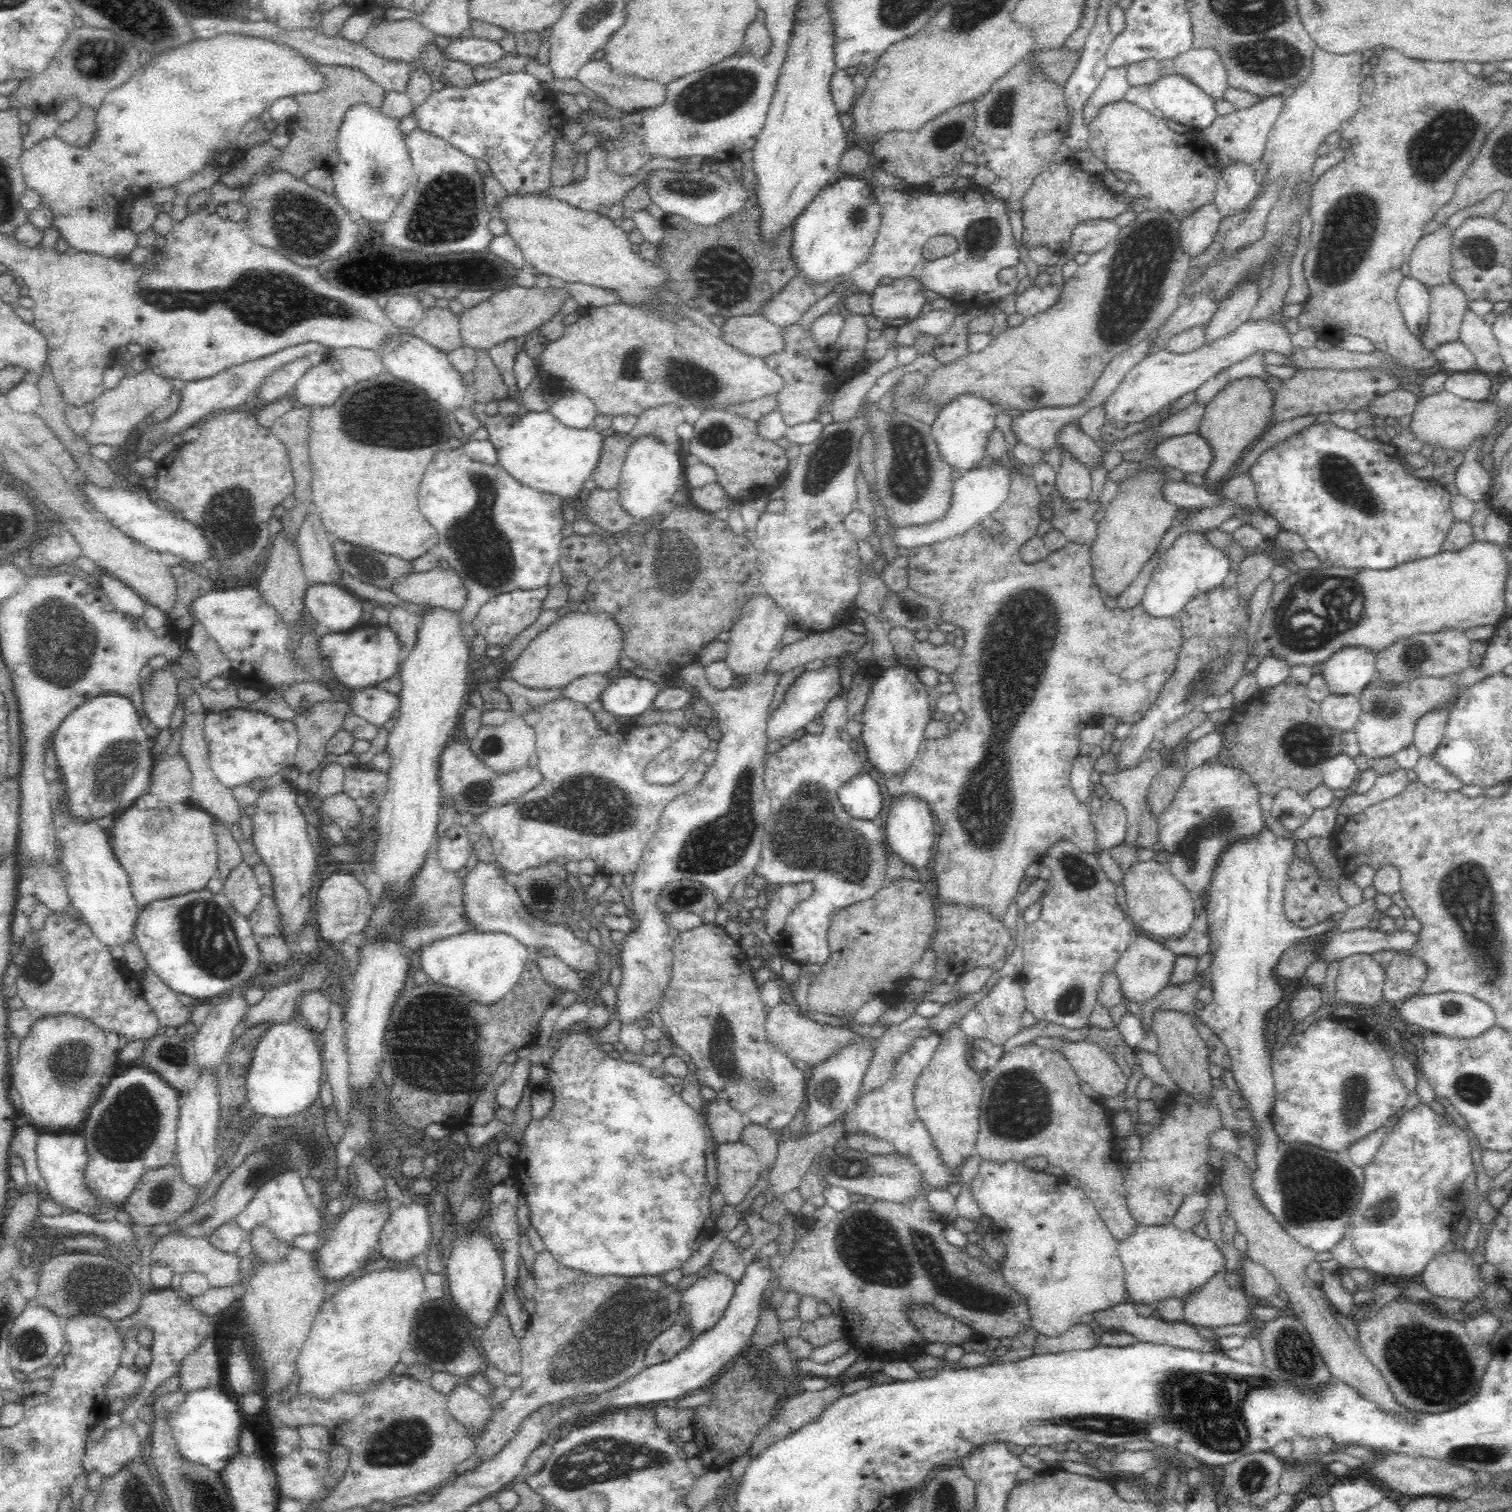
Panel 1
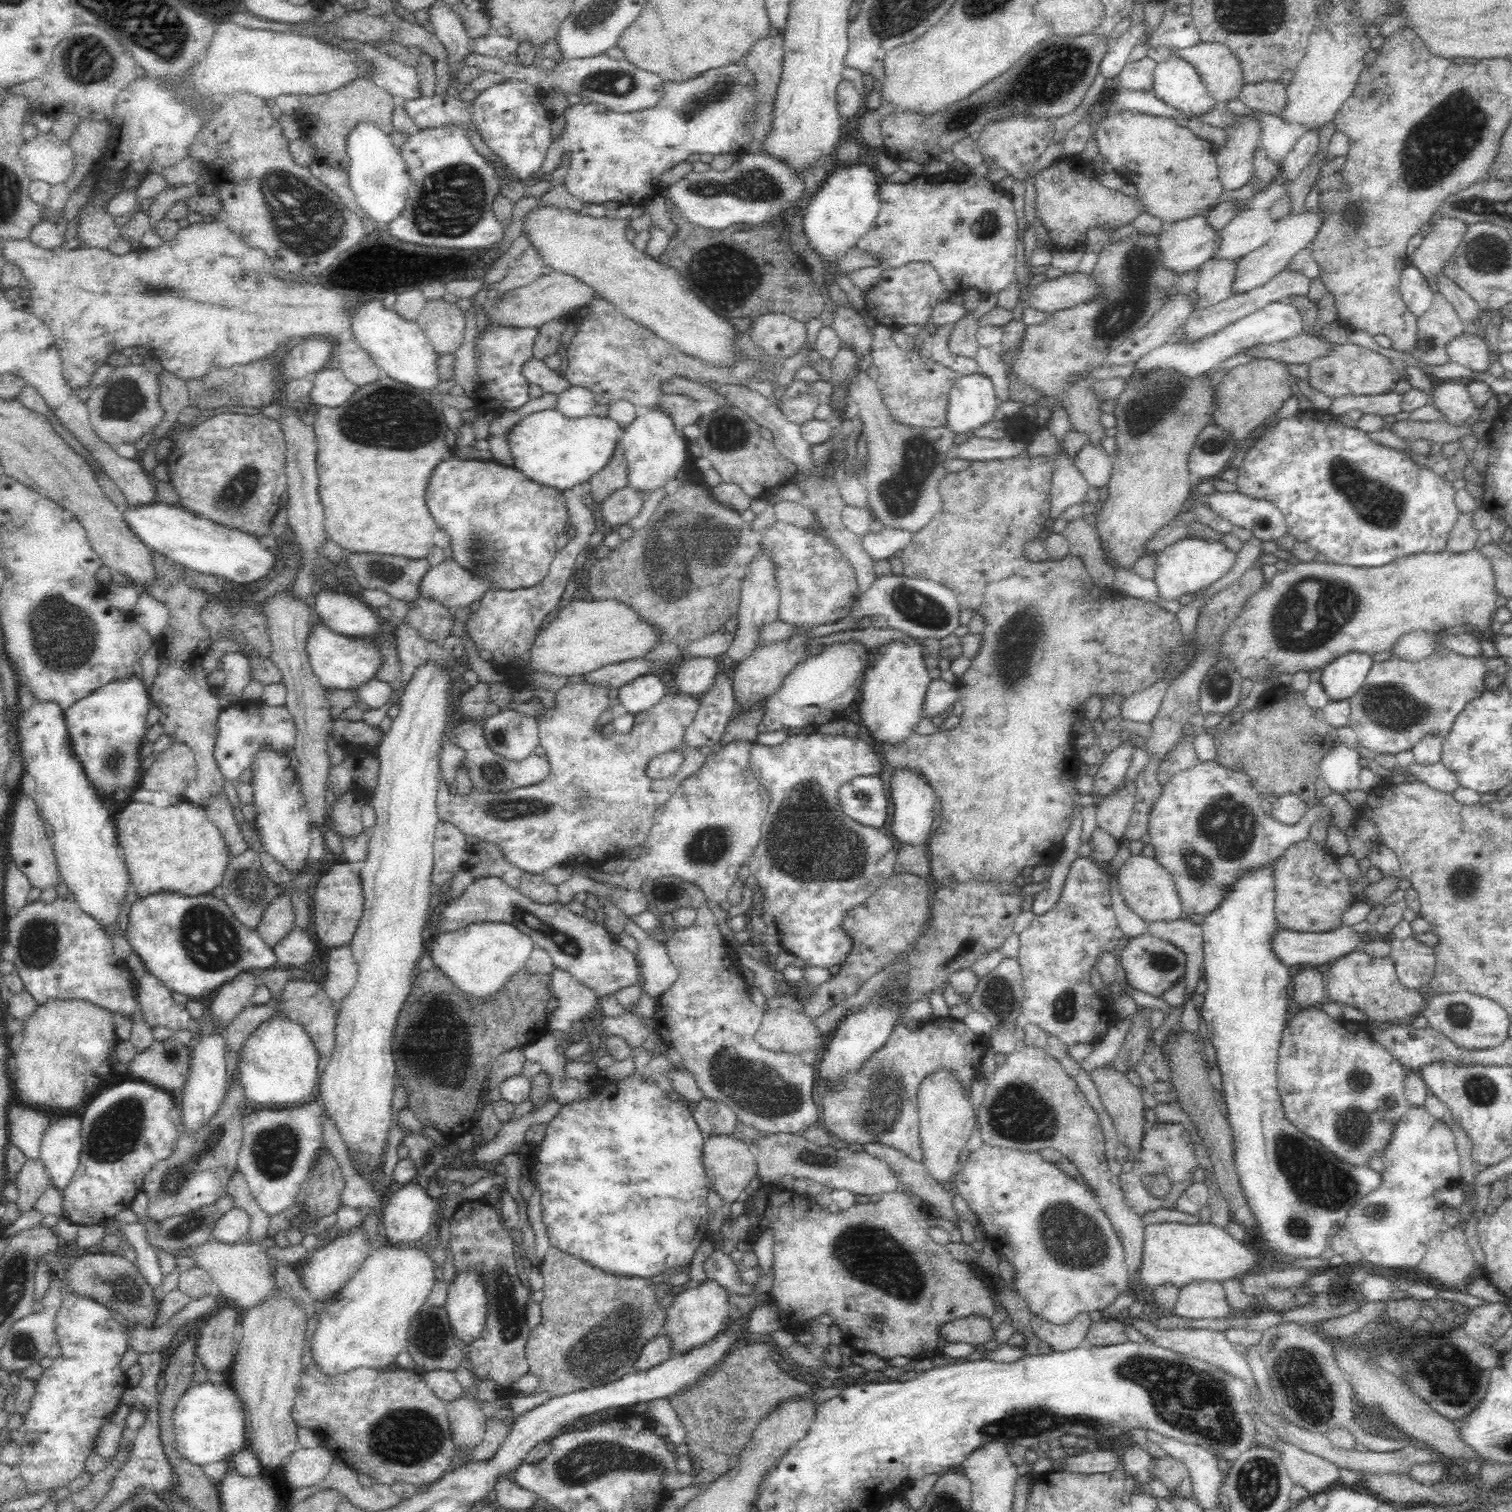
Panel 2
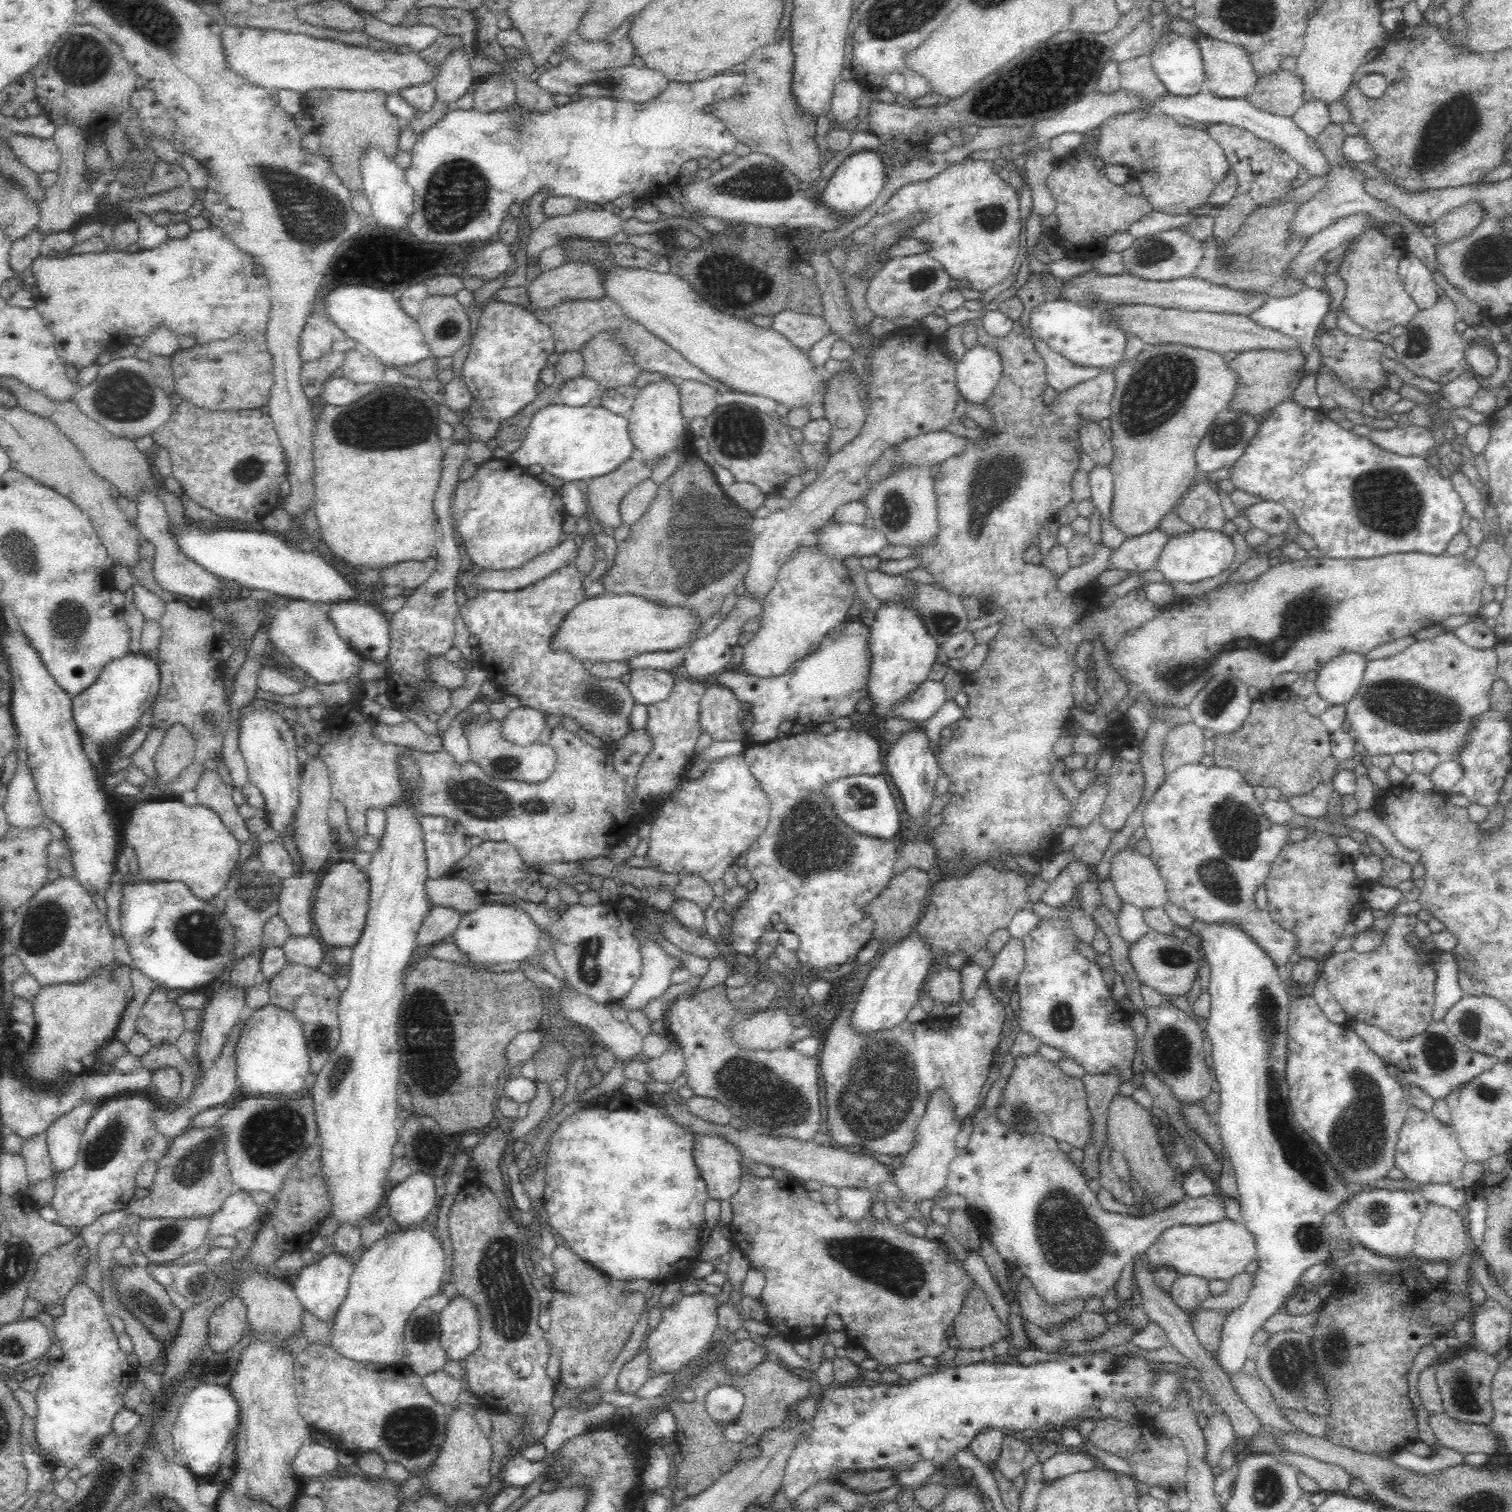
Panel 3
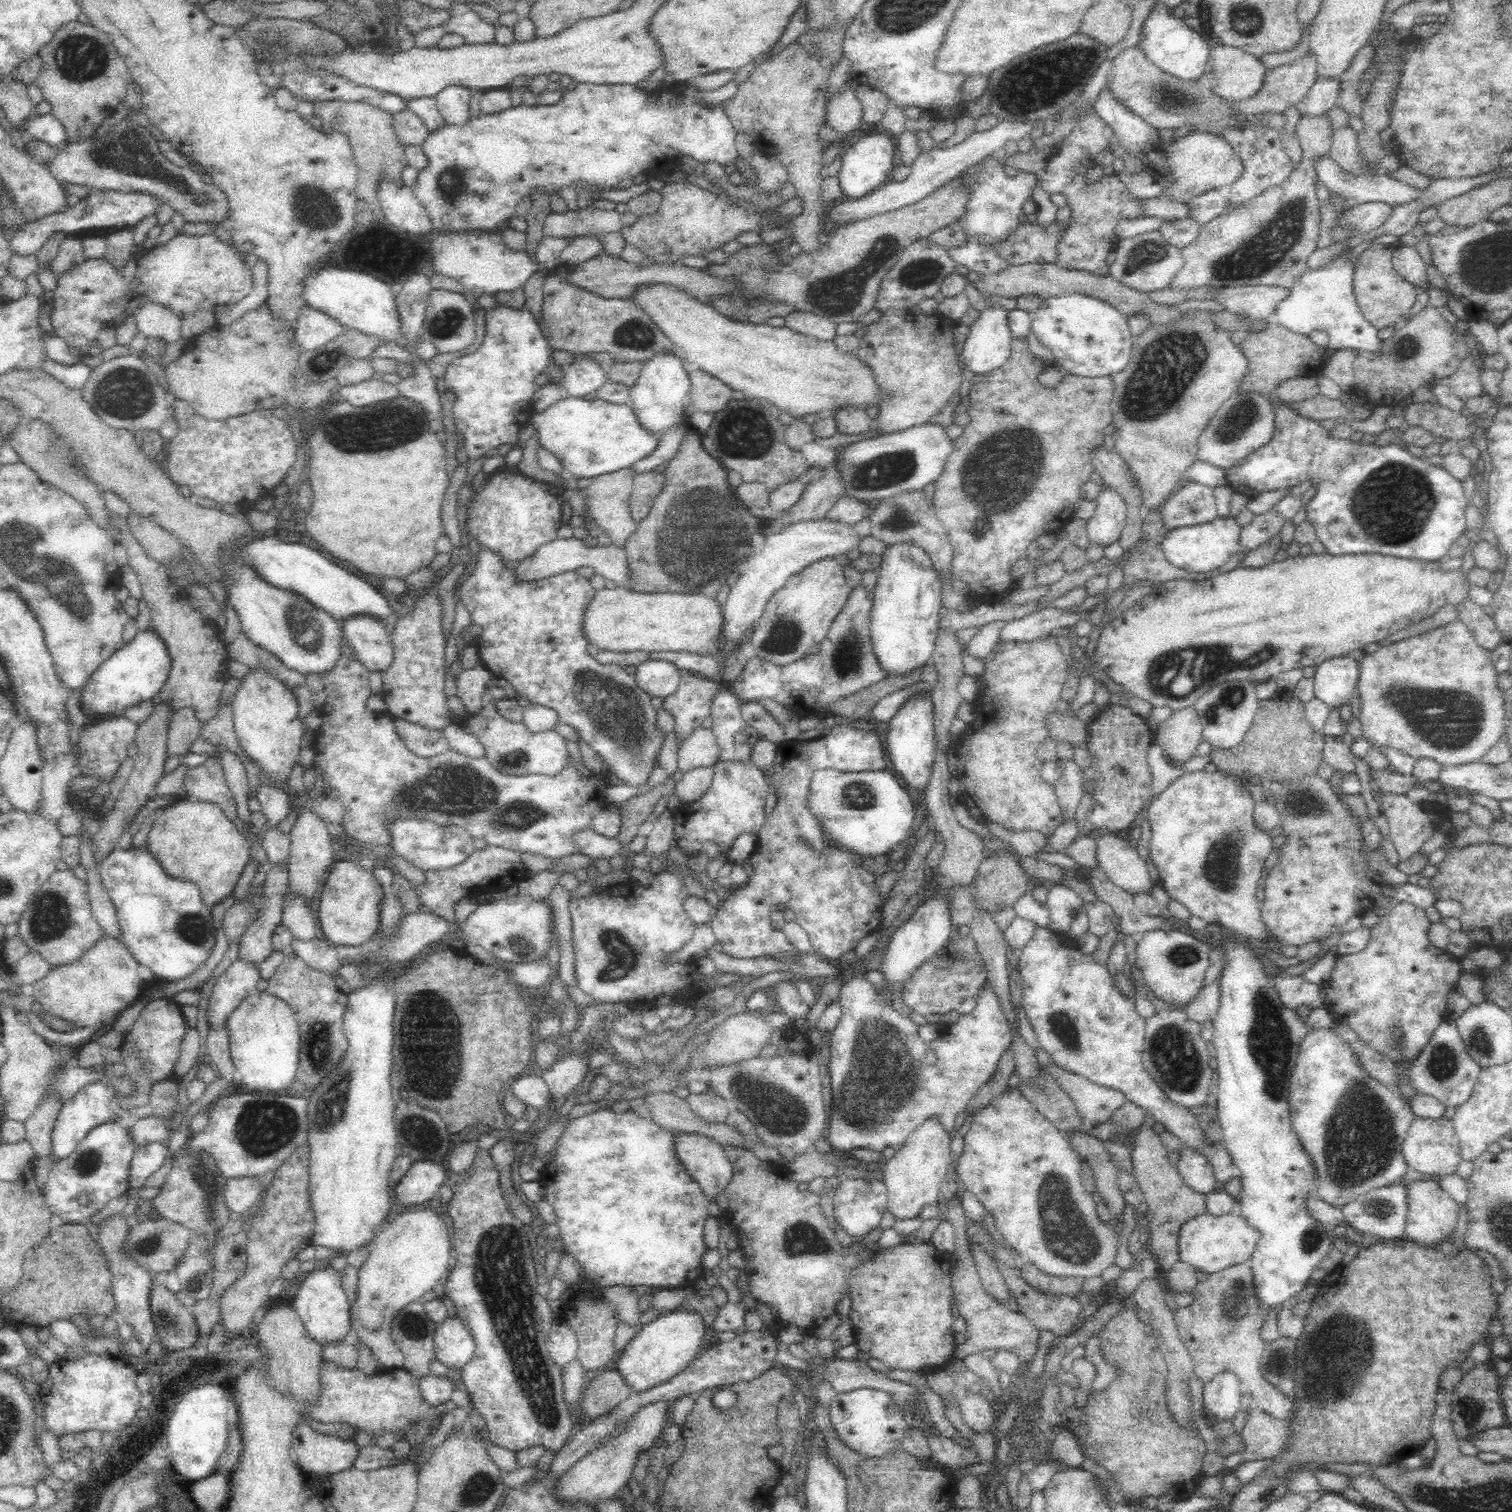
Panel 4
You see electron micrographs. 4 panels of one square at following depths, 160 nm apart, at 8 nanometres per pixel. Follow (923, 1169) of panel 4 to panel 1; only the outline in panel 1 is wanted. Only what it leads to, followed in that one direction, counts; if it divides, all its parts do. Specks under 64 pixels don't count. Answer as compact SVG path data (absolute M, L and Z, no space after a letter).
M958 1023L943 1033L943 1044L934 1054L929 1066L916 1079L913 1101L920 1120L924 1123L932 1144L946 1170L959 1170L975 1152L979 1133L979 1112L984 1083L968 1065L967 1036Z

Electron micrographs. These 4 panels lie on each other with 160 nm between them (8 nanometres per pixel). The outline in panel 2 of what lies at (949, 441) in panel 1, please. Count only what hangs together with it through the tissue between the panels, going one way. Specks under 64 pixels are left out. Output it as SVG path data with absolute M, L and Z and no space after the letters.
M979 368L970 374L961 374L952 385L948 402L948 426L955 431L958 438L972 436L974 430L980 429L993 420L994 412L999 406L992 378Z

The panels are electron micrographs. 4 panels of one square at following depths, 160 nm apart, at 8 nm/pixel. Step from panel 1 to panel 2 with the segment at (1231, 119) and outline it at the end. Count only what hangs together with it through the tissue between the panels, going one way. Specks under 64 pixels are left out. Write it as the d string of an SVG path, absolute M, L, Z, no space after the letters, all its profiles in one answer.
M1247 116L1228 126L1228 144L1217 148L1219 179L1224 193L1238 190L1251 180L1252 151L1260 143L1261 126Z

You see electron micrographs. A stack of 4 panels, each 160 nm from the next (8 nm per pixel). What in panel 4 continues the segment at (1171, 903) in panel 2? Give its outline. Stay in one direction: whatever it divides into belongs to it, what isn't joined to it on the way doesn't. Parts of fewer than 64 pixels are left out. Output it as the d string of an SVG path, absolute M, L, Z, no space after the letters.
M1101 830L1094 835L1097 868L1119 888L1149 894L1156 883L1149 861L1138 855L1131 840L1120 838L1115 831Z

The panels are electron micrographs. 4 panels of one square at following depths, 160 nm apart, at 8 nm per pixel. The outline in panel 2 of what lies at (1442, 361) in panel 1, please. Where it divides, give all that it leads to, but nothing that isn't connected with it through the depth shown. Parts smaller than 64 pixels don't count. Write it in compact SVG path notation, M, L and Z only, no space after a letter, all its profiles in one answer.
M1465 332L1447 344L1450 360L1472 371L1486 372L1490 368L1490 351L1487 342L1480 335Z

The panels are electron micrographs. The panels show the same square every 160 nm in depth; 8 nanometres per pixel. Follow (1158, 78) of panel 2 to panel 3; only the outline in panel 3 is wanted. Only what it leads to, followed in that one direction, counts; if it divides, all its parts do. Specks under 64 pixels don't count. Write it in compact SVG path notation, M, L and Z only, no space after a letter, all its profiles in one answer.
M1168 32L1156 39L1148 54L1151 65L1158 78L1164 82L1166 89L1174 96L1192 96L1204 89L1205 72L1202 51L1195 38L1185 37L1176 32Z

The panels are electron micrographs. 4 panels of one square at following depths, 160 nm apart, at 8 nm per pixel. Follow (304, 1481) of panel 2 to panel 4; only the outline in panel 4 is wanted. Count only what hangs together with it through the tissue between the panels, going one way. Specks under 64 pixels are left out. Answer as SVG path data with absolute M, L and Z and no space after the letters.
M300 1420L292 1432L291 1444L298 1456L297 1467L305 1472L334 1475L354 1467L356 1460L360 1457L364 1438L357 1435L353 1438L340 1438L329 1436L328 1432L316 1432L312 1430L305 1420Z

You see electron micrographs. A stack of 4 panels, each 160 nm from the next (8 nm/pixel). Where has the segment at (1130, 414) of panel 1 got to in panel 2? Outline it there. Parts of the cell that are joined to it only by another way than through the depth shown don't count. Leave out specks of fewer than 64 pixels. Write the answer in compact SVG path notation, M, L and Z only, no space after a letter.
M1280 300L1268 303L1260 310L1255 310L1239 318L1236 322L1229 324L1200 340L1190 344L1178 344L1168 342L1146 351L1137 361L1136 370L1133 374L1149 371L1154 367L1174 367L1178 371L1184 371L1186 375L1194 375L1208 372L1217 368L1220 364L1228 363L1231 356L1239 354L1242 349L1258 343L1271 343L1287 338L1297 337L1304 333L1304 323L1300 310L1290 303L1290 300Z

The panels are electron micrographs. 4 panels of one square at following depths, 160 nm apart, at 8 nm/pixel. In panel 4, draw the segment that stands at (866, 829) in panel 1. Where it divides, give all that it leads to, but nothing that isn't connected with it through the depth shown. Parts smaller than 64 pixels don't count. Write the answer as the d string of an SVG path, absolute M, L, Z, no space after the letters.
M835 725L828 735L812 740L812 742L784 741L777 746L775 760L772 767L765 773L767 792L775 790L778 802L775 808L765 818L759 830L760 844L758 850L752 854L750 864L753 873L749 881L740 886L733 886L726 900L721 900L713 917L709 921L715 935L717 946L723 953L734 958L756 959L766 958L772 961L802 960L803 953L788 942L786 934L781 928L774 928L770 920L770 911L774 904L784 903L788 909L796 914L795 922L804 929L814 948L814 955L838 960L843 954L854 951L856 946L866 935L882 928L883 901L880 891L876 887L878 878L866 872L863 868L854 868L850 862L850 853L829 846L821 836L821 828L816 819L807 809L808 785L812 773L823 768L835 768L843 771L884 770L886 756L882 742L875 731L865 731L845 725Z

